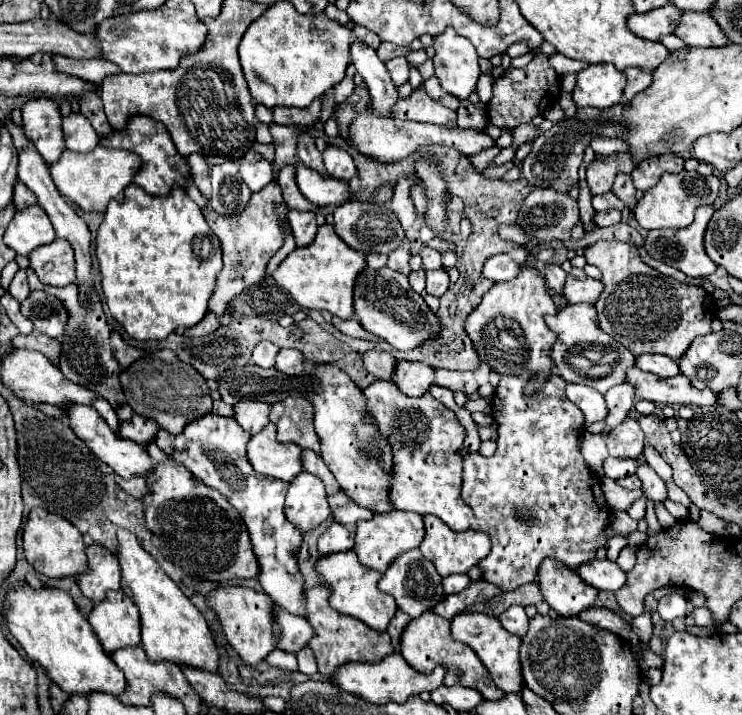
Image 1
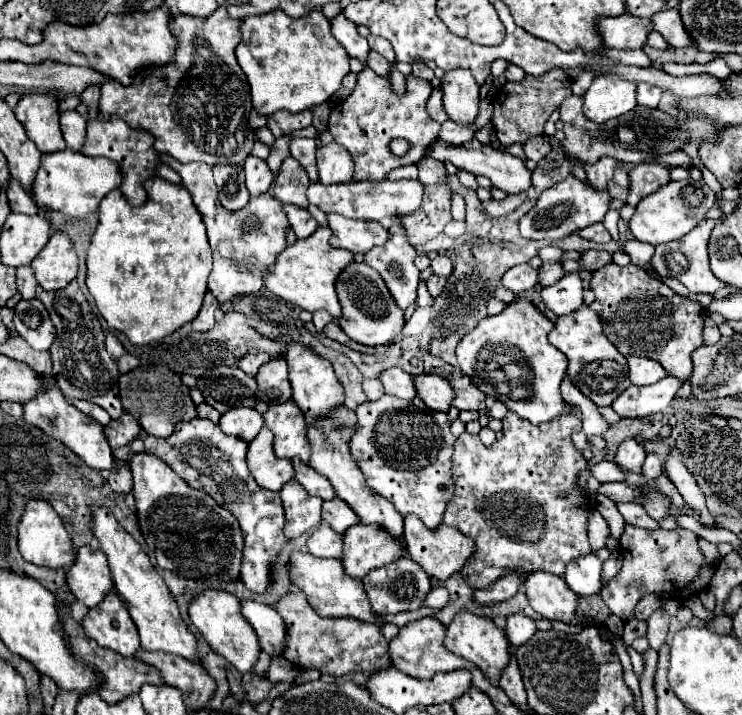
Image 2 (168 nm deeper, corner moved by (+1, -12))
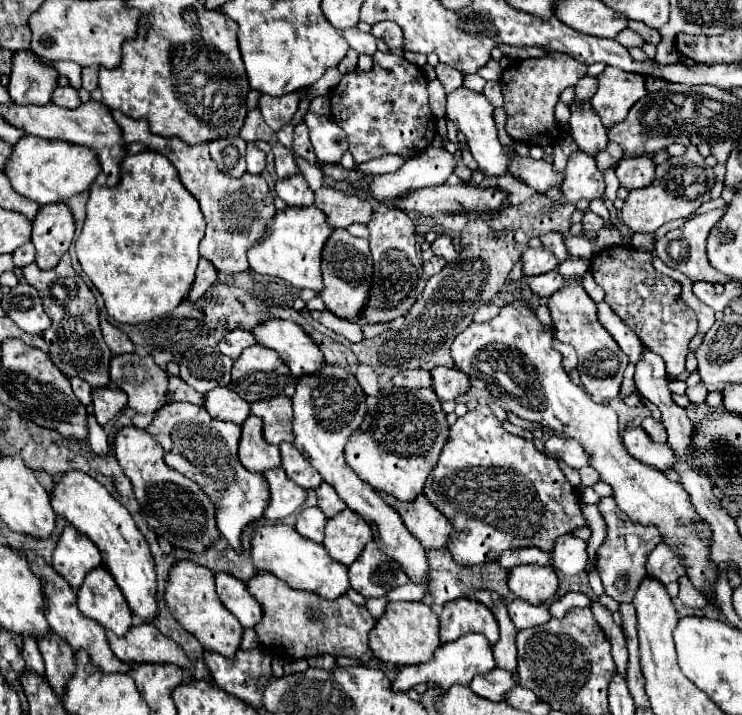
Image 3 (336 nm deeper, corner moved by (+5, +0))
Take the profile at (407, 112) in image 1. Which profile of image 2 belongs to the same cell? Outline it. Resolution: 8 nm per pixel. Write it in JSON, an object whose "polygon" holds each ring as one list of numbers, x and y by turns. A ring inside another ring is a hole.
{"polygon":[[364,68,358,74,358,82,354,92,338,104,328,120,328,130,334,136,338,144,342,144,354,160,356,180,370,180,370,182,380,182,384,180,394,168,416,164,428,150,428,146,438,140,440,124,430,120,426,112,426,100,432,92,432,86,428,80,408,76,406,80,406,94,396,96,392,94,390,80,376,76,370,68],[392,138,404,138,412,144,408,156,392,156,388,150,388,142]]}

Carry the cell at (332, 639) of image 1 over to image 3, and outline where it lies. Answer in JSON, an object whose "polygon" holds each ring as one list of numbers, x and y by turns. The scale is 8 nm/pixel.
{"polygon":[[270,572,254,574,246,588,262,606,262,620,254,626,260,642,266,650,278,656,290,658,310,658,320,654,362,658,368,648,368,634,374,628,376,620,370,616,366,606,354,604,346,596,338,600,320,600,314,592,298,592,288,588]]}

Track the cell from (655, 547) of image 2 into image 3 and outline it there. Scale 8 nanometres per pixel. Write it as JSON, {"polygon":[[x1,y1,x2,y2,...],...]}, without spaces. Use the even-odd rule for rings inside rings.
{"polygon":[[604,496,598,502,598,510,606,522,606,540,602,542,602,546,598,548,598,574,602,578,604,590,608,596,612,596,618,602,632,602,636,588,640,586,640,580,646,576,646,560,648,554,656,548,656,544,660,542,658,538,658,528,654,526,642,526,632,522,614,502,612,496],[618,578,626,578,628,588,626,592,618,592,616,588,616,580]]}

